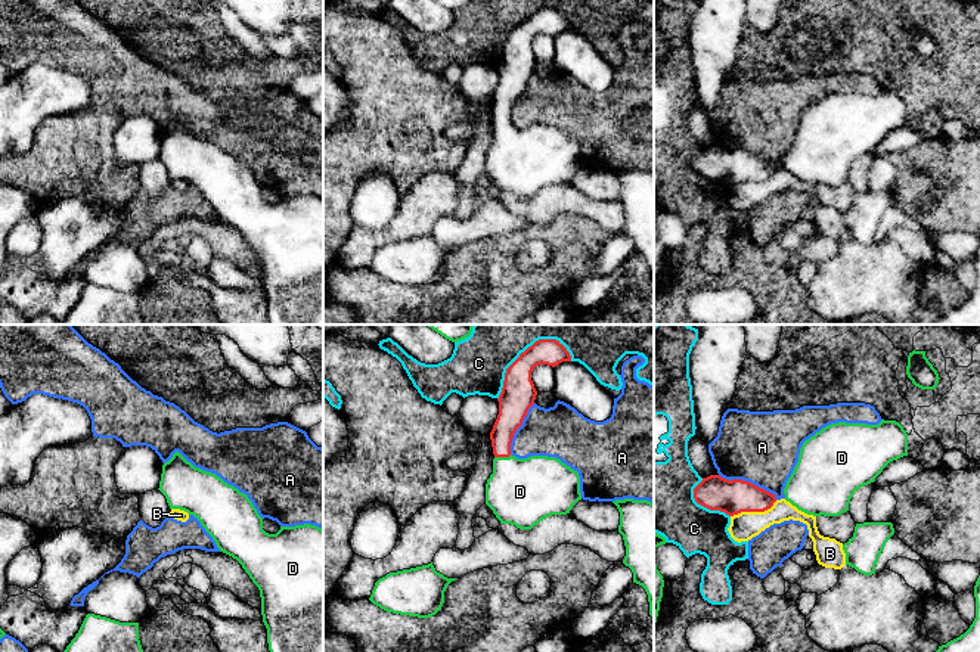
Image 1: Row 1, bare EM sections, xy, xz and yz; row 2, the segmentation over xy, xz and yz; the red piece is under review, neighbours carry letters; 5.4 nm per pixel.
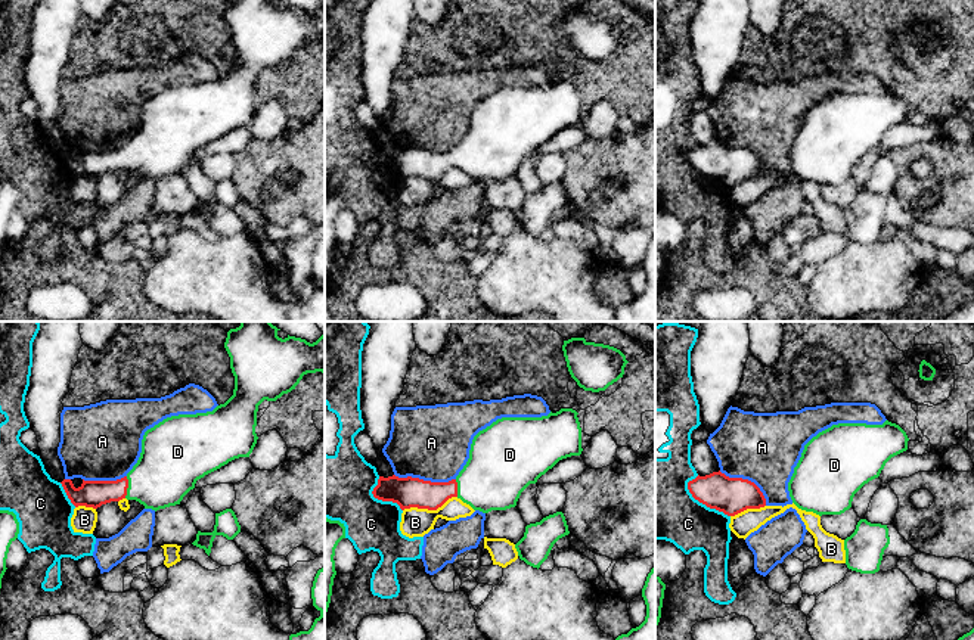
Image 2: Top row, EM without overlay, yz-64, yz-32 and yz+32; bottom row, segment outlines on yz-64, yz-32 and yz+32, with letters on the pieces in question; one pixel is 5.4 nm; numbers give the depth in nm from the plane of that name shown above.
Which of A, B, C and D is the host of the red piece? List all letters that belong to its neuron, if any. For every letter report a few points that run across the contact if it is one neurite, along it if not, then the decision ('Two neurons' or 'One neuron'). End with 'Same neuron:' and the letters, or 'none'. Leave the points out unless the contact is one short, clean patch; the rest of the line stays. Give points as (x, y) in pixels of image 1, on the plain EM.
A: Two neurons
B: Line: yz (777, 170), (763, 180), (741, 180), (731, 186). Two neurons
C: Two neurons
D: Line: xz (511, 81), (502, 102), (502, 126), (520, 161). One neuron
Same neuron: D

